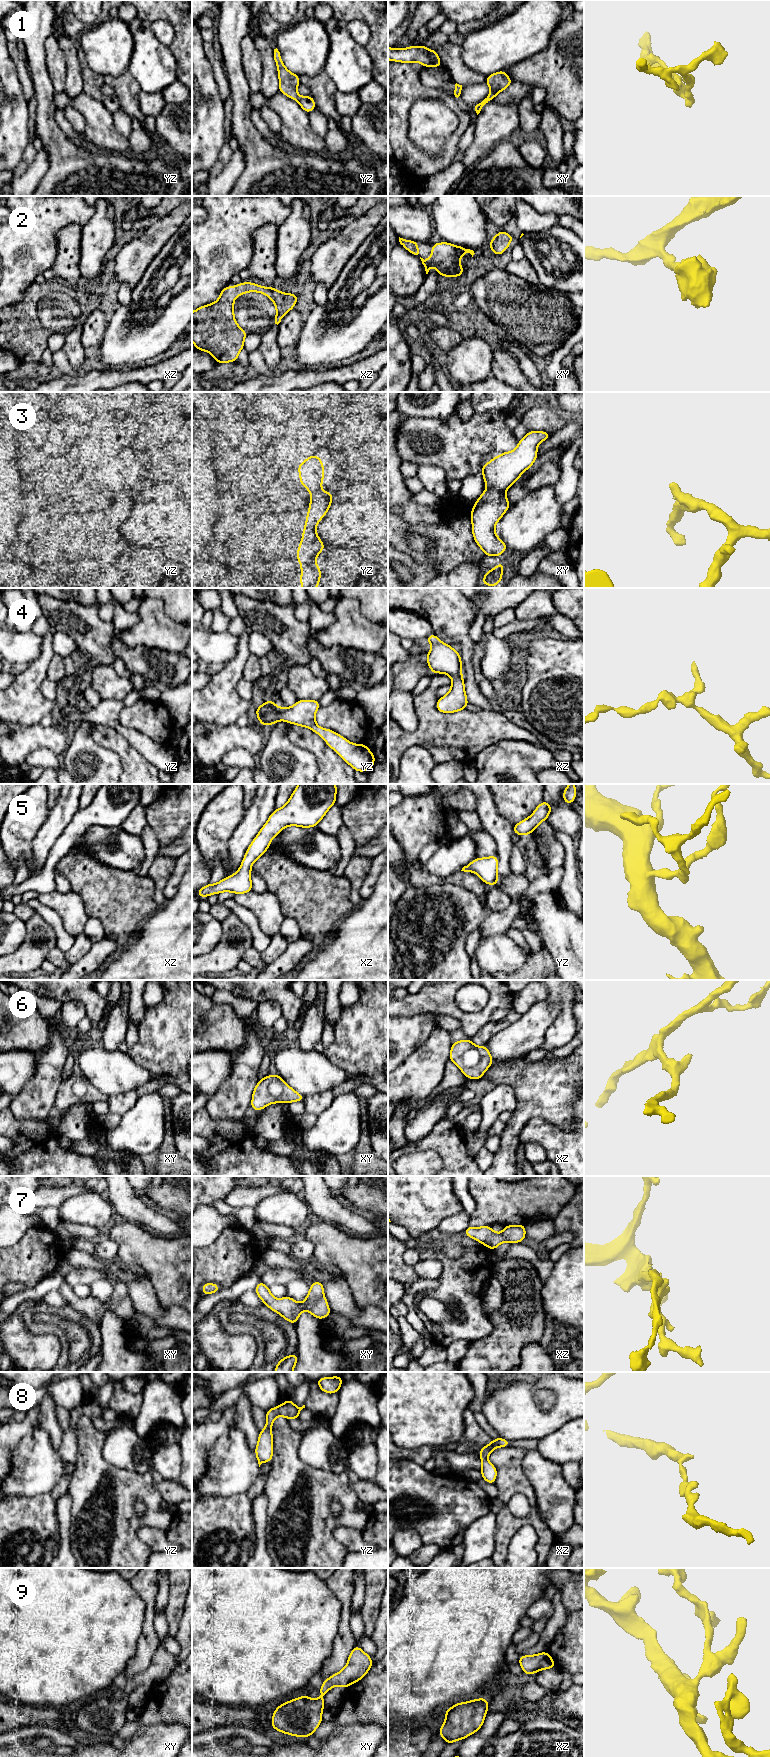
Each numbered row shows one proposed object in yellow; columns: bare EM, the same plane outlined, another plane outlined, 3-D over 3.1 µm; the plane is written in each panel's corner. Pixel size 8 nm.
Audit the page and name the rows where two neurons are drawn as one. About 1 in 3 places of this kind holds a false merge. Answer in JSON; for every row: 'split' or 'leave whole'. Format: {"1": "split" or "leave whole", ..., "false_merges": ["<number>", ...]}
{"1": "leave whole", "2": "leave whole", "3": "split", "4": "leave whole", "5": "leave whole", "6": "leave whole", "7": "leave whole", "8": "leave whole", "9": "leave whole", "false_merges": ["3"]}

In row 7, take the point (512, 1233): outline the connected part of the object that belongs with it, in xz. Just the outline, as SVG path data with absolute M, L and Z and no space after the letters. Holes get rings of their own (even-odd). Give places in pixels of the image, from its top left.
M524 1224L506 1225L501 1233L496 1233L492 1230L491 1226L469 1226L463 1233L477 1240L487 1248L495 1250L504 1241L511 1244L524 1242L526 1229Z

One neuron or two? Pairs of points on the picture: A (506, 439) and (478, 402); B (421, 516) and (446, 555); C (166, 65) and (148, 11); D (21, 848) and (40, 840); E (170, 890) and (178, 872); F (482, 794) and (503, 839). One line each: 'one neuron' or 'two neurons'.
A: two neurons
B: two neurons
C: two neurons
D: two neurons
E: one neuron
F: one neuron

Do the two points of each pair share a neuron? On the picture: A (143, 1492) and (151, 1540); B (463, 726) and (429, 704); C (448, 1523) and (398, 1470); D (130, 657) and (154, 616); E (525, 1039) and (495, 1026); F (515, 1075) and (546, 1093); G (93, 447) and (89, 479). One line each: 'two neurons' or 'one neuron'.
A: two neurons
B: one neuron
C: one neuron
D: two neurons
E: two neurons
F: one neuron
G: two neurons

